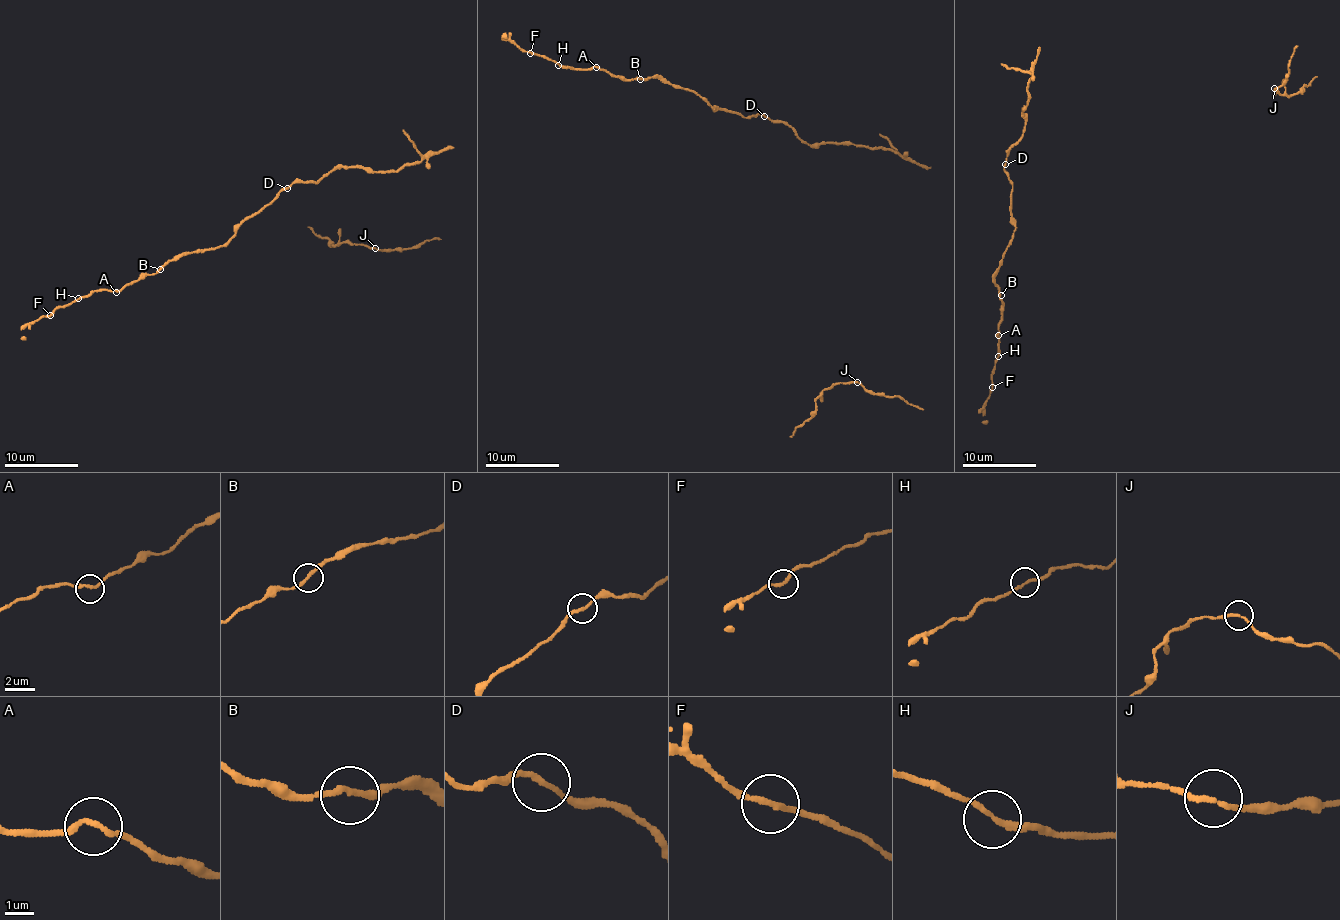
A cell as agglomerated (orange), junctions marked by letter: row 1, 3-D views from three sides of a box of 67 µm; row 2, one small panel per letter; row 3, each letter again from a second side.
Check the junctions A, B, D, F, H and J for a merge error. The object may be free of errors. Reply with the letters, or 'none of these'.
none of these

